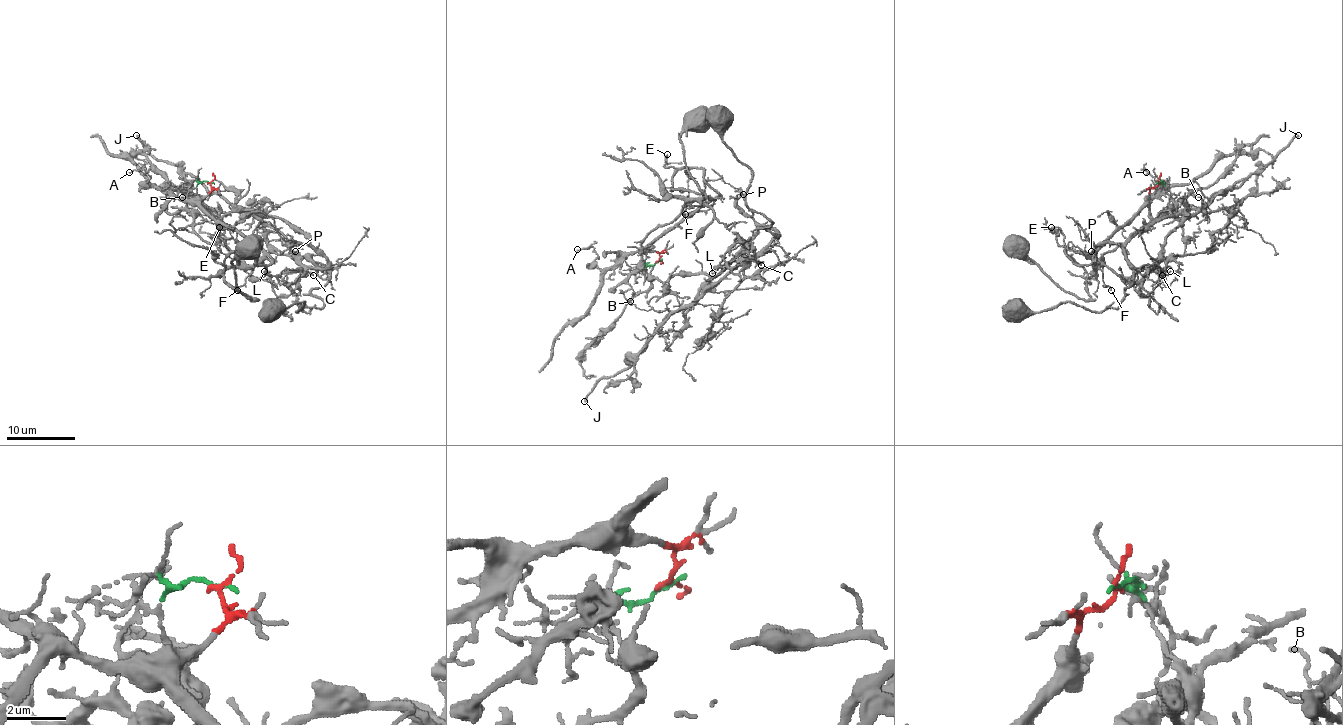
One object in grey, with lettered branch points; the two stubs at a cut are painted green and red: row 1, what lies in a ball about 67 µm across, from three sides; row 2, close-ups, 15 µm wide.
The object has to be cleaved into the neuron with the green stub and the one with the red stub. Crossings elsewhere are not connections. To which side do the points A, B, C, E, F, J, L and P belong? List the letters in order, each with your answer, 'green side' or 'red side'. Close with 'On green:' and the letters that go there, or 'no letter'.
A: red side
B: green side
C: green side
E: red side
F: red side
J: green side
L: green side
P: green side
On green: B, C, J, L, P

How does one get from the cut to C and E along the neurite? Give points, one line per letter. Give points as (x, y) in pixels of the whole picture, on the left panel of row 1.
C: (210, 182), (200, 182), (202, 207), (215, 219), (227, 212), (256, 211), (312, 275)
E: (210, 182), (200, 204), (270, 262), (256, 264), (253, 253), (231, 250), (219, 228)

